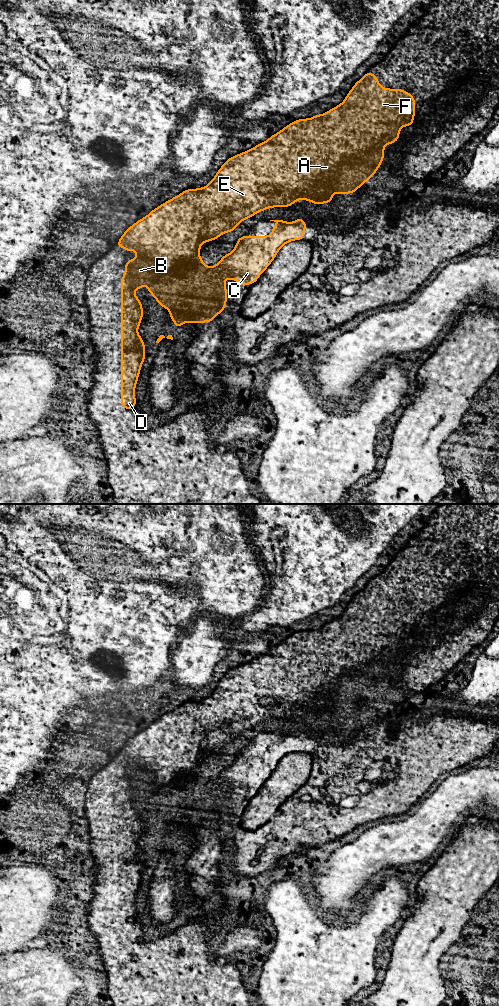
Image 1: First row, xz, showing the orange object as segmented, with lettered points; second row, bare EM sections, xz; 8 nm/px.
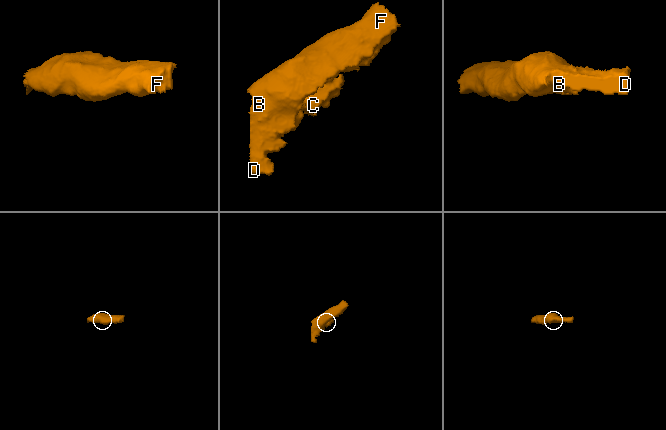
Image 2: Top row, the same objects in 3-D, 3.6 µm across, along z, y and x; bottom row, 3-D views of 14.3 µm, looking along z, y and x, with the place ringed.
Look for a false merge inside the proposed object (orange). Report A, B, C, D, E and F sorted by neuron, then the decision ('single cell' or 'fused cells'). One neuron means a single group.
A B D E F / C; fused cells

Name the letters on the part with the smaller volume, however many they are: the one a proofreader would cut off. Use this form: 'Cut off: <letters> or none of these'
Cut off: C

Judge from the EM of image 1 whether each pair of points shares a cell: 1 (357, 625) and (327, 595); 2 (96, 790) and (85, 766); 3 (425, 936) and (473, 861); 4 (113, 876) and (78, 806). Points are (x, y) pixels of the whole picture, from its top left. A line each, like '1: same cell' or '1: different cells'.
1: different cells
2: different cells
3: same cell
4: different cells

